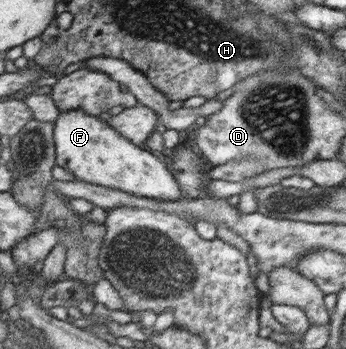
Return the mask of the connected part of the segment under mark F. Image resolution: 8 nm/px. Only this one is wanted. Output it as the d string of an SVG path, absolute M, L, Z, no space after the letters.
M81 109L59 112L53 123L53 145L55 165L64 168L76 180L160 201L182 198L176 179L172 179L164 163L150 155L148 150L138 149L136 144L111 128L108 122L104 123Z

